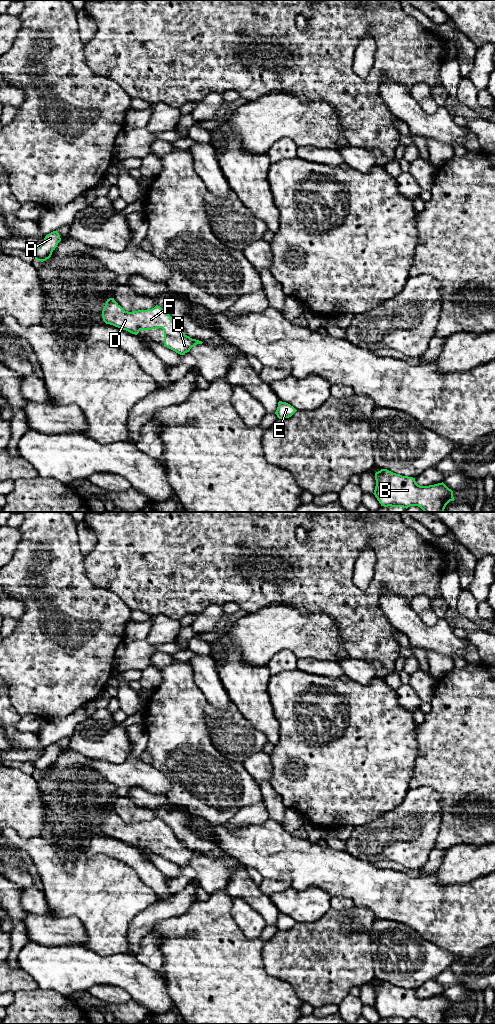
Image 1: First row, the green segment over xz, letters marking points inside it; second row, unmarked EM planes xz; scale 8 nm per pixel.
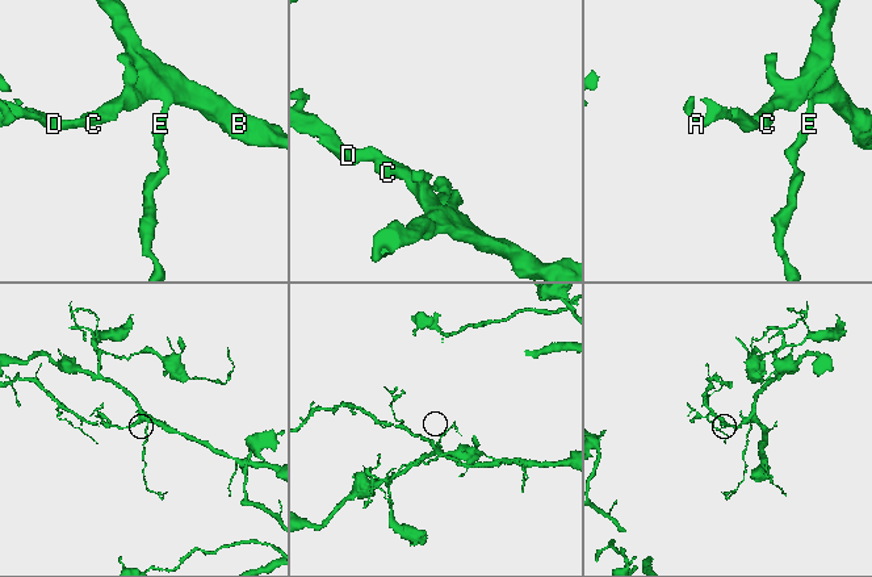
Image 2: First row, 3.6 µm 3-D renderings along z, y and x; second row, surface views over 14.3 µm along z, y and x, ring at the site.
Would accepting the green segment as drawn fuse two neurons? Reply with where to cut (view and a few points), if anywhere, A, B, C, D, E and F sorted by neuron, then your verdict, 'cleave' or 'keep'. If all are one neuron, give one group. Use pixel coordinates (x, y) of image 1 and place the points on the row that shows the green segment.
no cut; A B C D E F; keep

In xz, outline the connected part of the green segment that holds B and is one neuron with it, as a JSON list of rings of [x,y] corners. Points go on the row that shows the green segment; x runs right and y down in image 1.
[[[387,469],[375,473],[374,495],[384,507],[418,506],[424,512],[444,512],[446,505],[454,501],[453,491],[443,482],[420,486],[415,478],[402,476]]]

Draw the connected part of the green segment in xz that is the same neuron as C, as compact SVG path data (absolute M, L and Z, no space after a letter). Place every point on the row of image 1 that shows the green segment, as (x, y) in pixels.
M109 298L102 310L102 318L106 324L121 328L135 335L140 330L162 328L164 330L164 346L180 355L189 352L195 345L203 343L185 335L176 326L172 317L158 305L152 309L128 312L114 298Z

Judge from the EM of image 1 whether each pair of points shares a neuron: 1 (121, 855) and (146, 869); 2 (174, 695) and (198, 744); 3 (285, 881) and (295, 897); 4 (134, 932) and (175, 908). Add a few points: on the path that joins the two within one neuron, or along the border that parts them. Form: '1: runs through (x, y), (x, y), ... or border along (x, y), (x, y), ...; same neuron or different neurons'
1: runs through (127, 855), (133, 856), (140, 863); same neuron
2: runs through (176, 707), (176, 722), (186, 732); same neuron
3: border along (290, 886), (281, 891), (273, 892), (270, 895); different neurons
4: runs through (144, 922), (155, 912), (165, 909); same neuron

